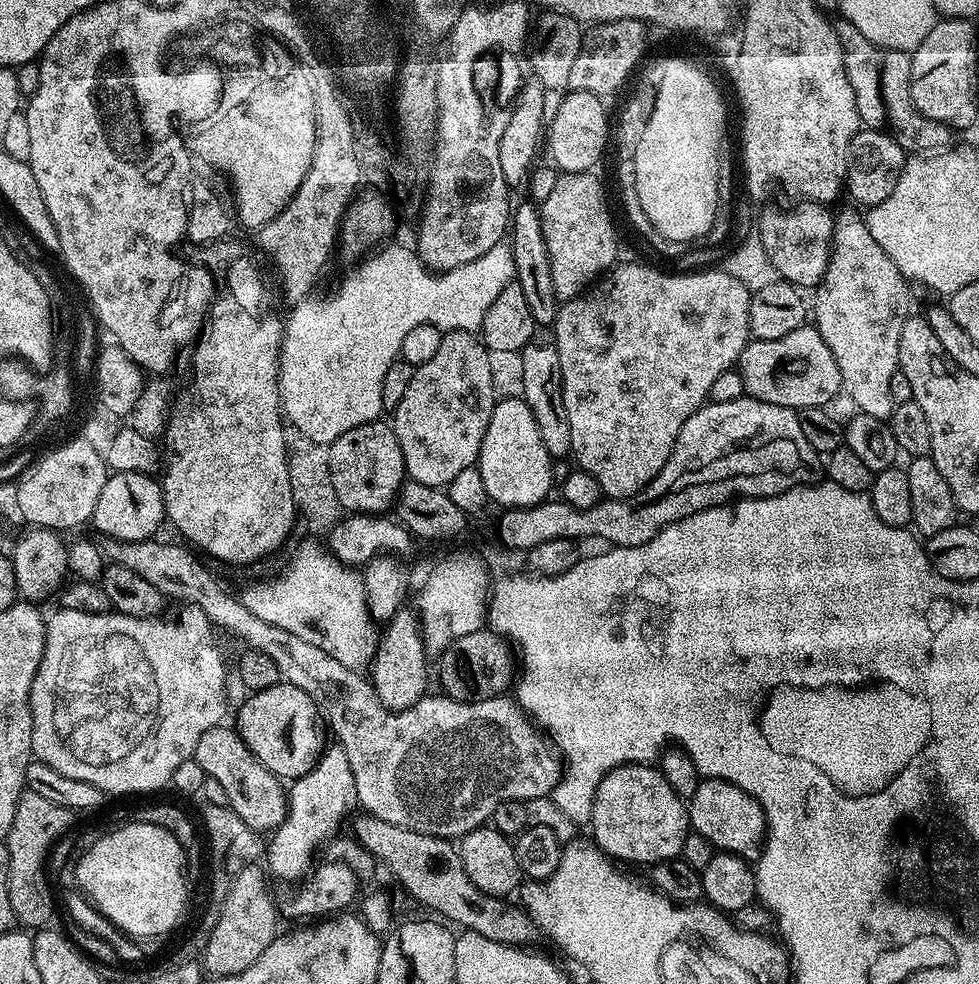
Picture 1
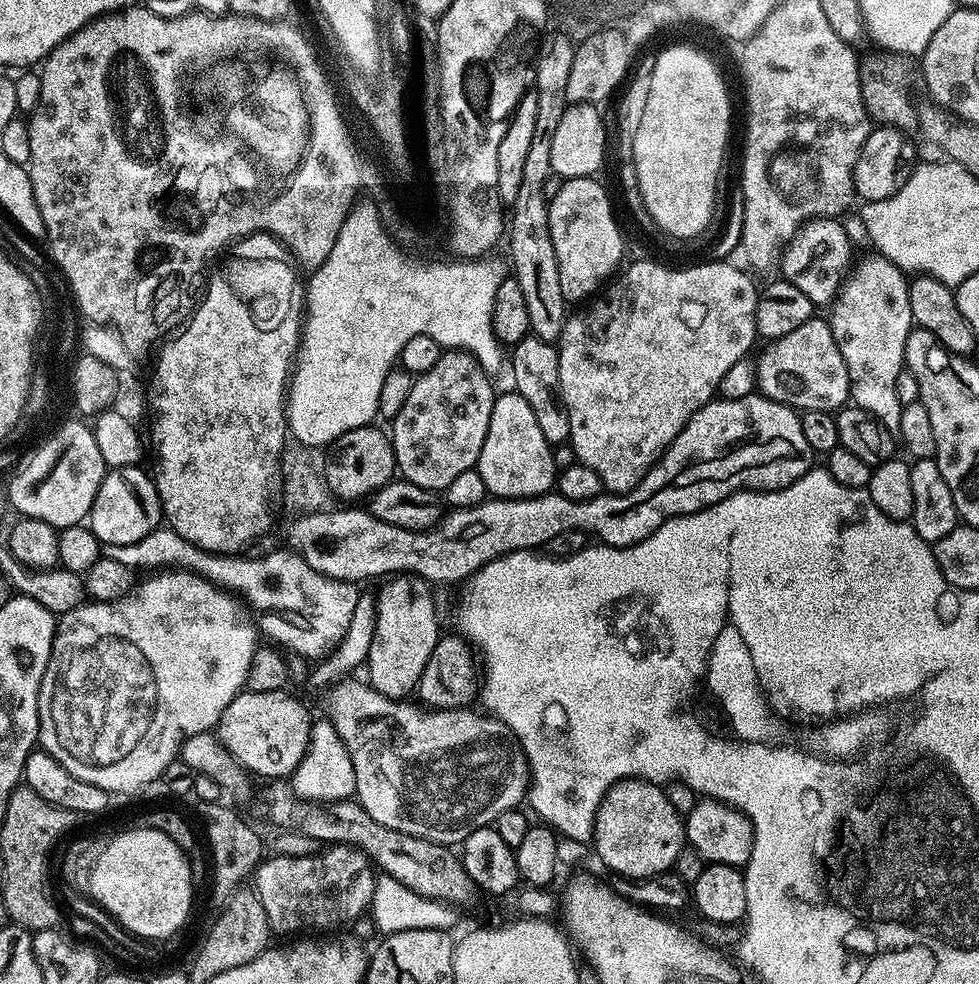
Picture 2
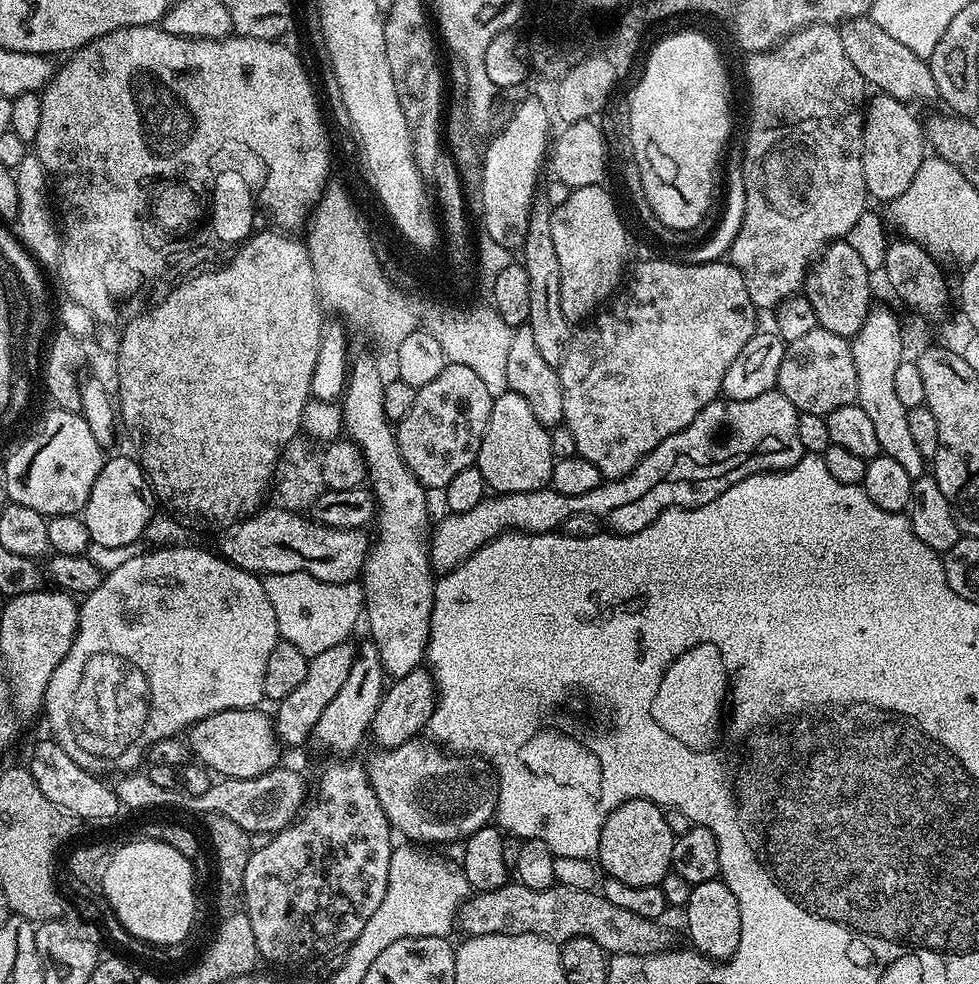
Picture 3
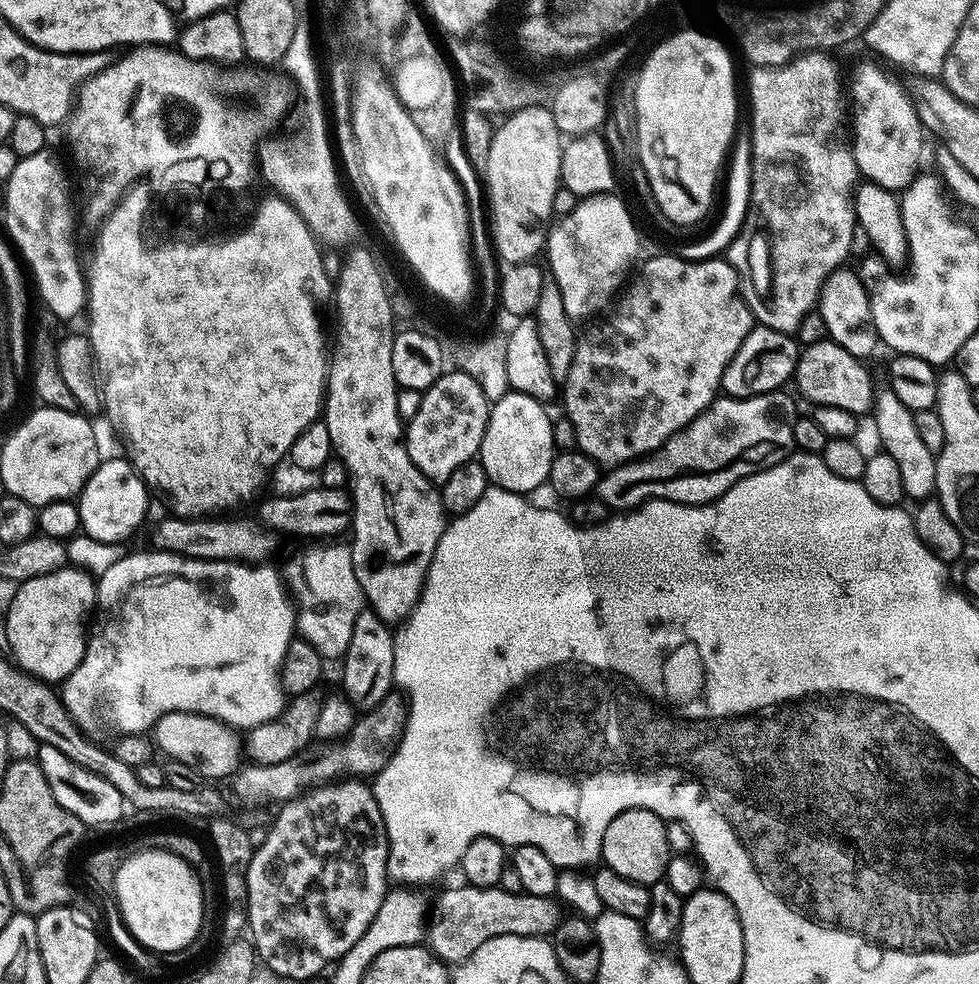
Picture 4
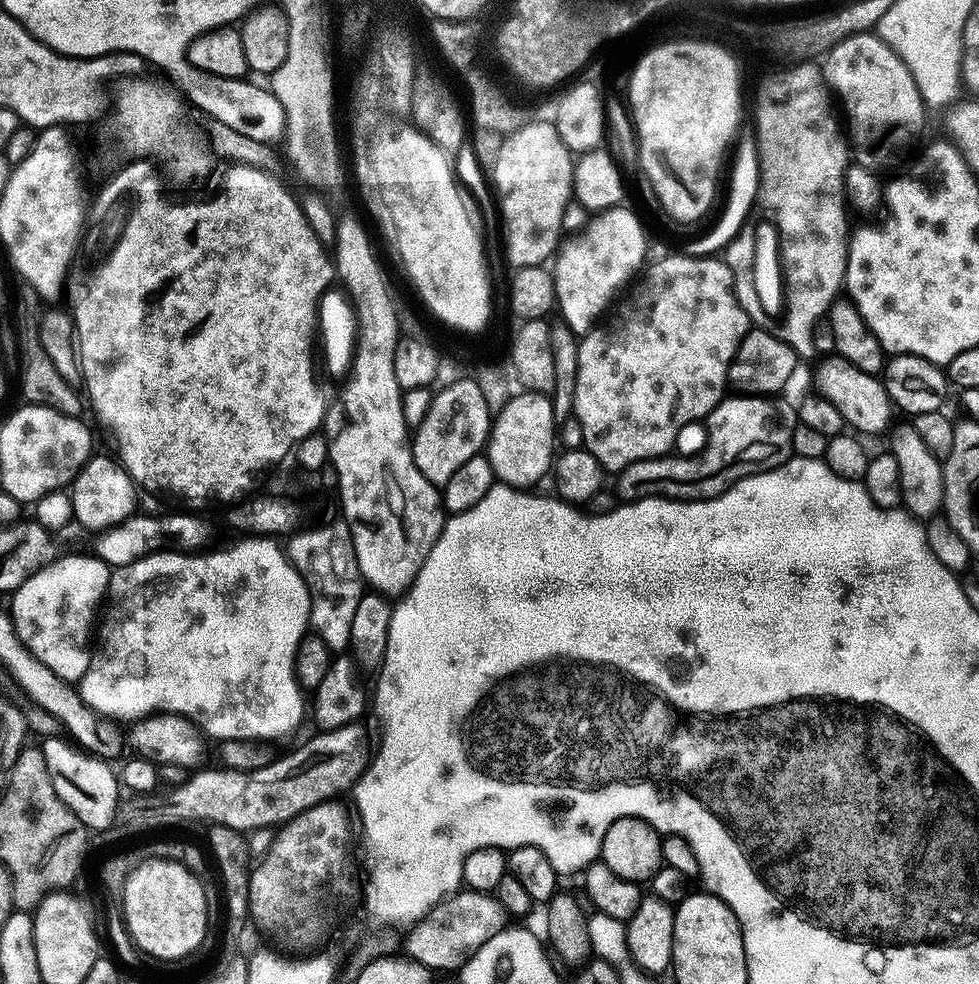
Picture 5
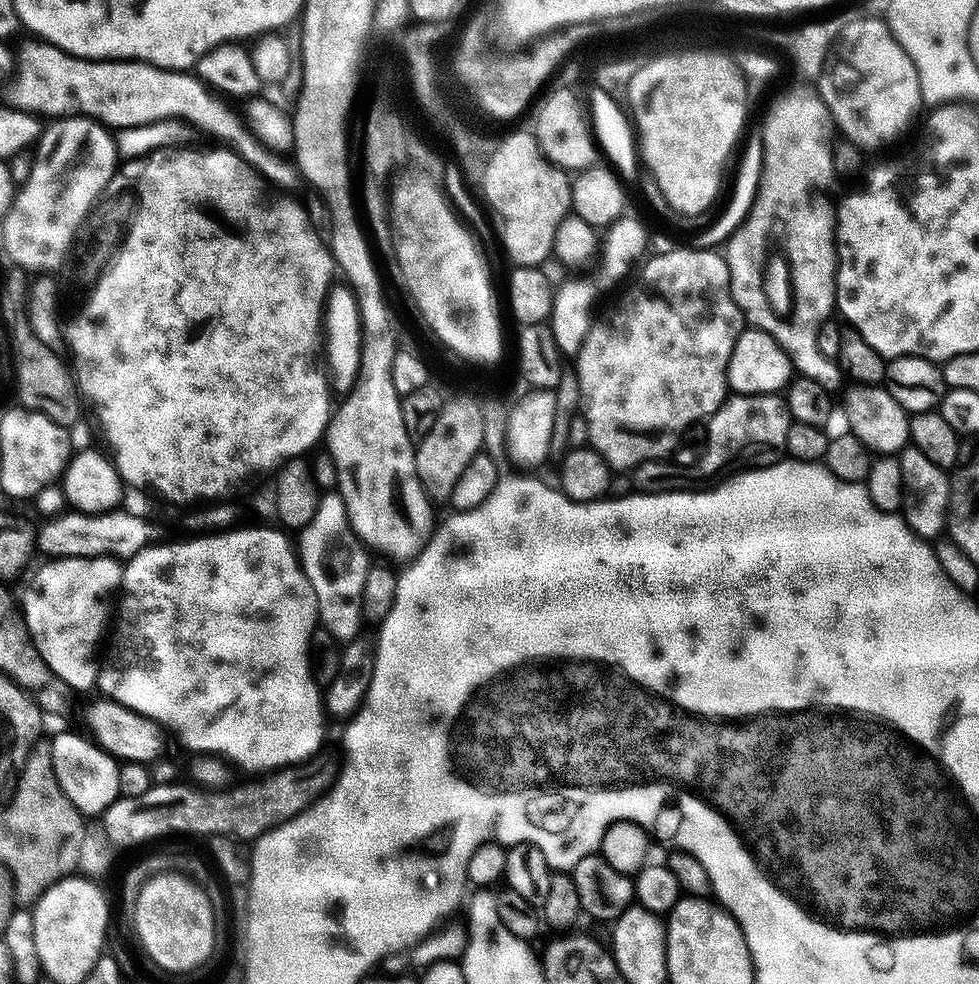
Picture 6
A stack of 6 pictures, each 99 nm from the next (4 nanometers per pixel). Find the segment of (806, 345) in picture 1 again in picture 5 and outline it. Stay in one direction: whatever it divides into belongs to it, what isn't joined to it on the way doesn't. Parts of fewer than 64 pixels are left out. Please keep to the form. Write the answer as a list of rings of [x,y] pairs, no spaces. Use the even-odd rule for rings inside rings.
[[[828,354],[821,360],[824,361],[816,368],[815,391],[838,409],[845,425],[865,437],[876,436],[884,431],[887,433],[893,423],[894,405],[883,383],[875,375],[864,373],[858,366],[852,365],[842,355]]]

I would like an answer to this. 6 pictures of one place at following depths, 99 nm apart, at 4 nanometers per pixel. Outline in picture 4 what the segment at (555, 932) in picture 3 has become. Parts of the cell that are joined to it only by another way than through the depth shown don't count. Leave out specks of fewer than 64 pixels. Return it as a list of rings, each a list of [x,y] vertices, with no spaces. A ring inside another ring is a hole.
[[[472,885],[463,887],[444,891],[438,905],[433,905],[430,914],[426,932],[428,946],[444,963],[459,964],[490,938],[504,936],[539,936],[542,938],[551,935],[562,920],[561,905],[555,897],[502,891],[499,886],[494,888],[478,888]]]

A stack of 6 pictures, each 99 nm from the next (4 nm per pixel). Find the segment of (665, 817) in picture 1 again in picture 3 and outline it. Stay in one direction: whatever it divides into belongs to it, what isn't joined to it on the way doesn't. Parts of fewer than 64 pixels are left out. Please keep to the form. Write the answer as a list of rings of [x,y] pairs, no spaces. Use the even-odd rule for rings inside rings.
[[[627,800],[615,808],[606,818],[600,835],[598,864],[608,876],[626,882],[626,886],[658,886],[662,878],[672,869],[672,851],[677,837],[672,835],[670,826],[666,826],[664,809],[649,800]]]

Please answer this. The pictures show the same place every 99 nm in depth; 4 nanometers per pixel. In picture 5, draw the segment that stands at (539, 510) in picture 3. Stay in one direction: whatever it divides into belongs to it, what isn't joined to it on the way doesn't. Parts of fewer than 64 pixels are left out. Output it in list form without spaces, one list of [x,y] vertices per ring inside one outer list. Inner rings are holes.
[[[732,394],[706,417],[708,437],[693,456],[665,454],[653,460],[639,460],[626,466],[615,477],[614,491],[621,501],[647,496],[667,496],[673,500],[713,500],[742,478],[777,468],[793,455],[792,435],[798,412],[784,398],[771,395]]]

